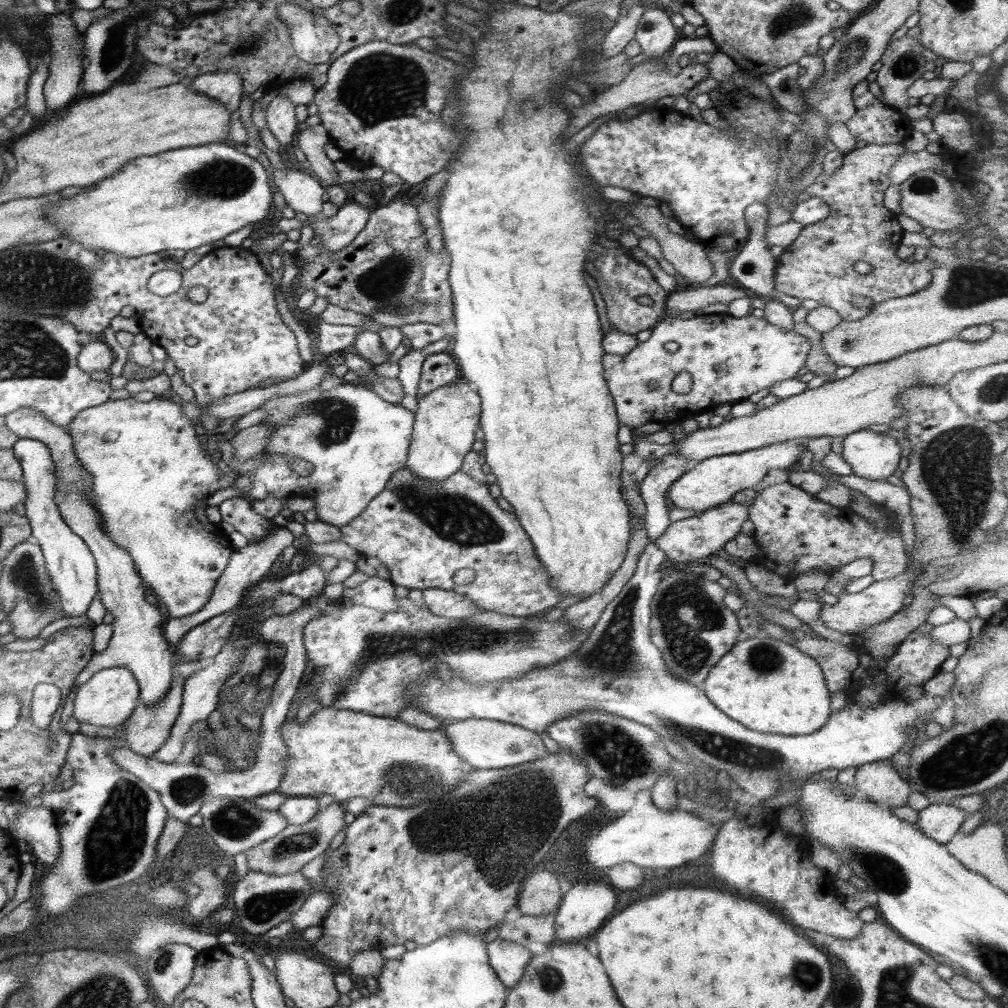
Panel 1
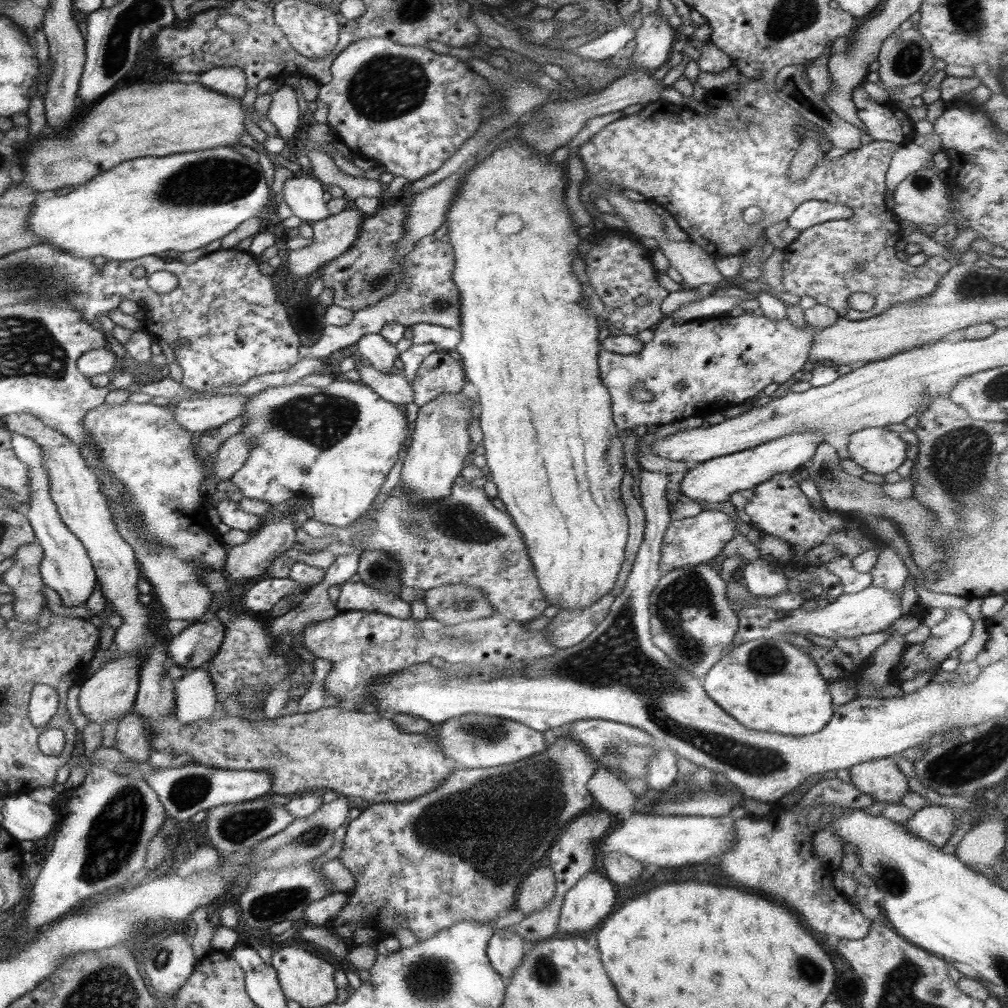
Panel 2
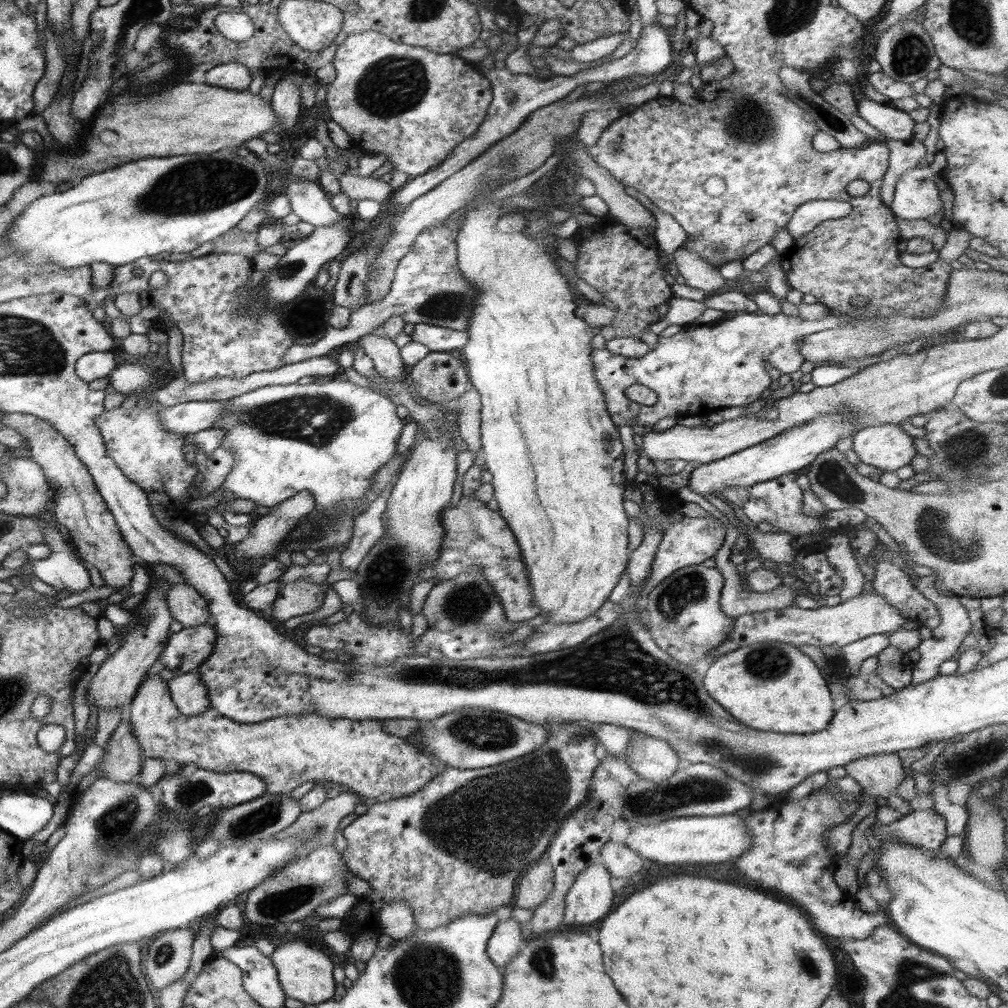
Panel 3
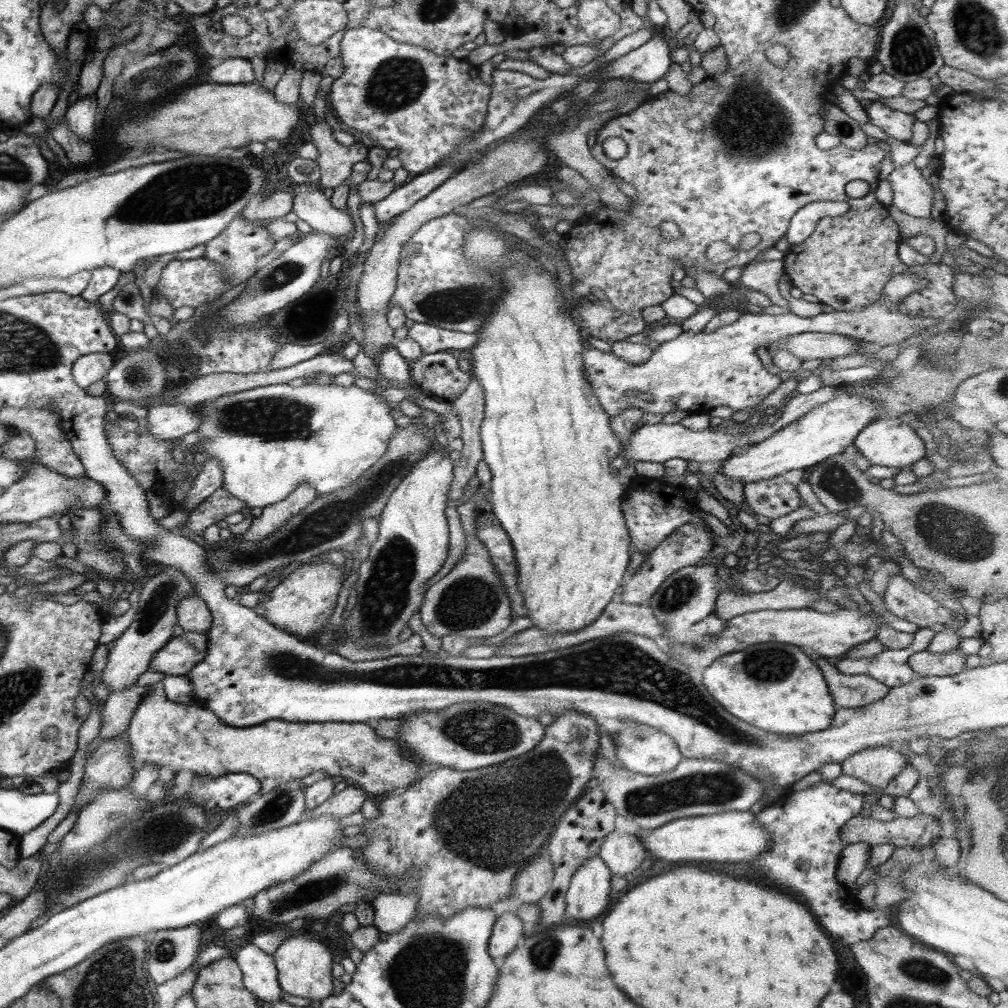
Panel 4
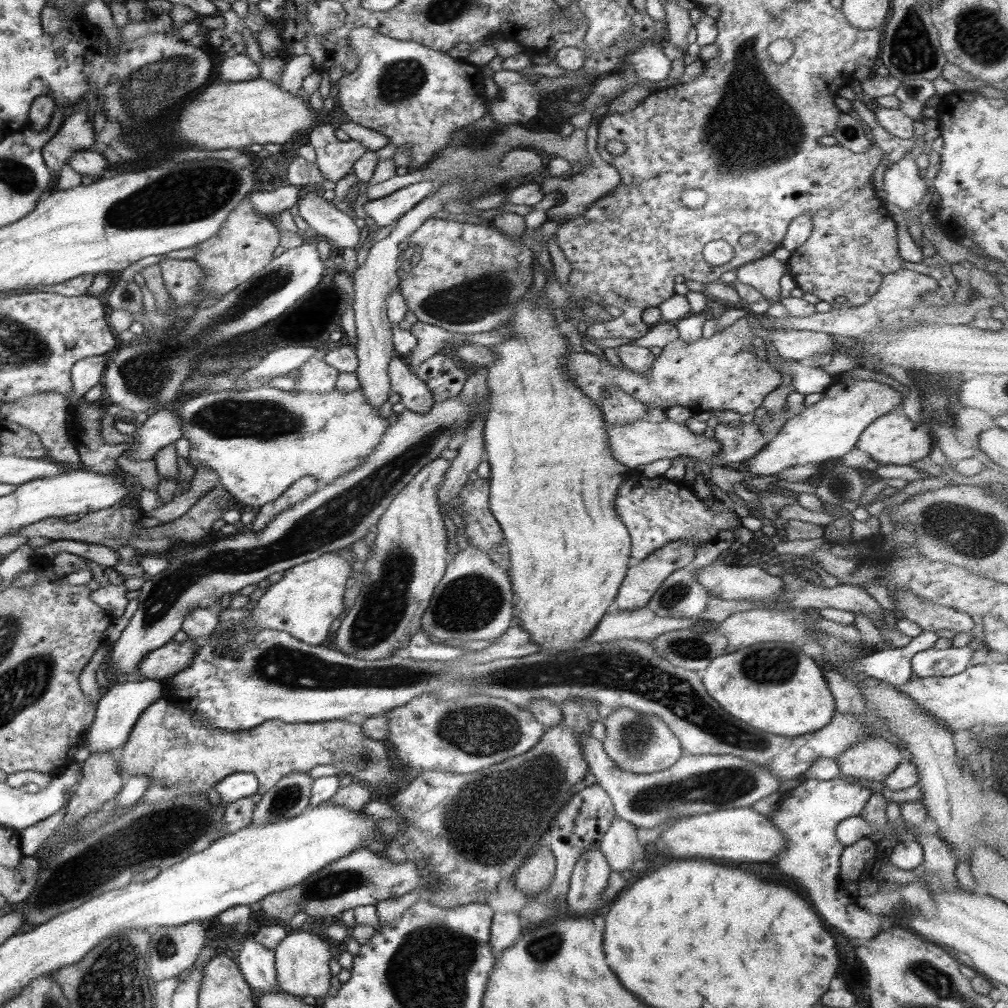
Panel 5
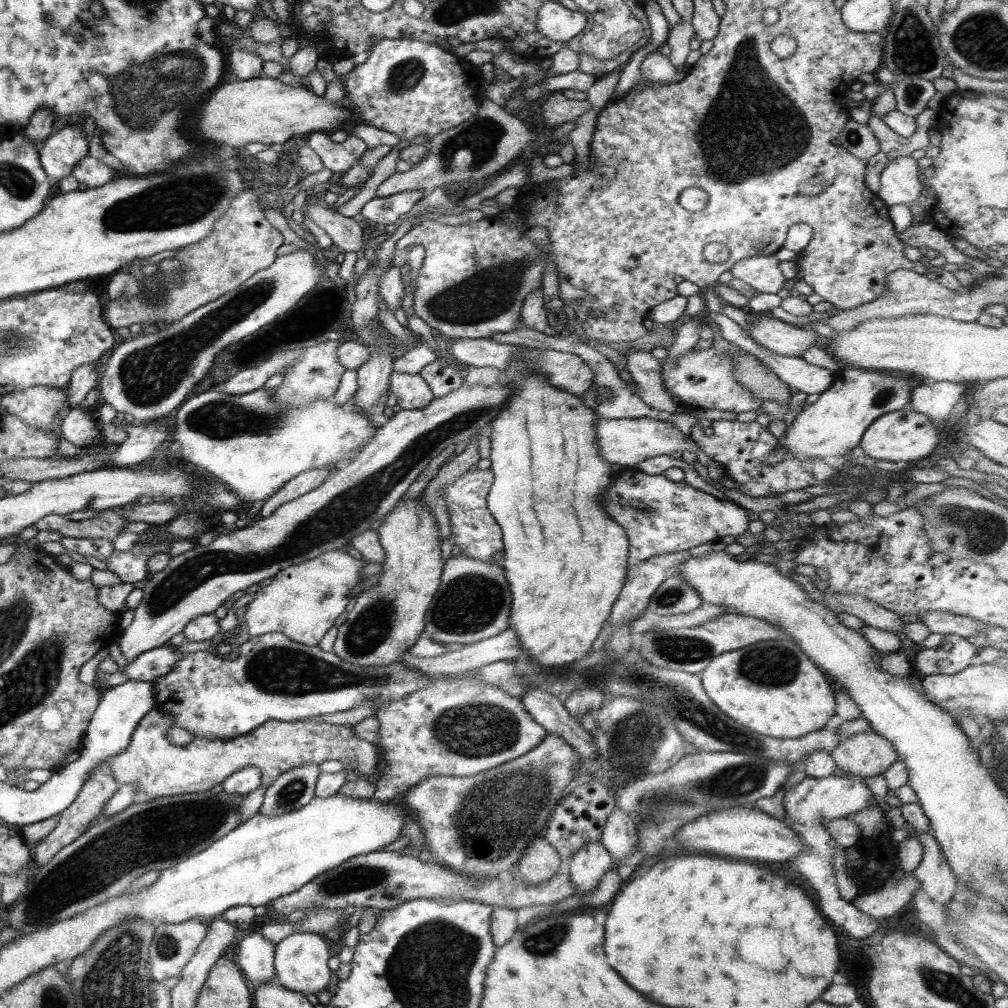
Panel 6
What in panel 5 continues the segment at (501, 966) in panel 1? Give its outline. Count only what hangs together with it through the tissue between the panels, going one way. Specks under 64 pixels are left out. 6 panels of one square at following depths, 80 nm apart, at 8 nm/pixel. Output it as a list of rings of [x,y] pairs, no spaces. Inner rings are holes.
[[[494,911],[489,943],[495,957],[501,958],[501,952],[510,948],[525,930],[525,927],[520,925],[520,919],[516,913]]]

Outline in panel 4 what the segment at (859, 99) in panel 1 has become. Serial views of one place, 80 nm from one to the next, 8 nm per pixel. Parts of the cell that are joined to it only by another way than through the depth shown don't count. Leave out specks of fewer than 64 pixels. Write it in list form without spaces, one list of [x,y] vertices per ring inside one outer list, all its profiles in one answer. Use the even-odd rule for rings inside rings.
[[[880,101],[866,102],[865,109],[869,123],[885,130],[888,136],[905,142],[912,138],[912,125],[916,120],[914,114],[891,109]]]

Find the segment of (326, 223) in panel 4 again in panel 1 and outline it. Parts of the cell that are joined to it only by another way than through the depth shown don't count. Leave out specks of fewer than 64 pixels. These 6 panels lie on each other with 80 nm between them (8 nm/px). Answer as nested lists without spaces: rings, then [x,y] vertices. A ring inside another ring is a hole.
[[[300,166],[289,169],[274,169],[272,172],[277,190],[284,196],[287,205],[303,220],[318,218],[326,186]]]

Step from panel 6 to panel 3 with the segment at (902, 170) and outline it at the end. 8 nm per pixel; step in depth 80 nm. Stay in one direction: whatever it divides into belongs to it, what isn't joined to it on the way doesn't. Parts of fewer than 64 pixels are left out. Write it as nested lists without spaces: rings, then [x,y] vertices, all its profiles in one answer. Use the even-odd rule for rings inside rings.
[[[938,152],[933,165],[911,168],[900,176],[895,184],[893,203],[889,206],[895,216],[899,216],[904,220],[926,220],[926,218],[938,214],[941,208],[948,207],[946,196],[935,183],[935,177],[940,176],[944,162],[946,162],[944,154]]]

